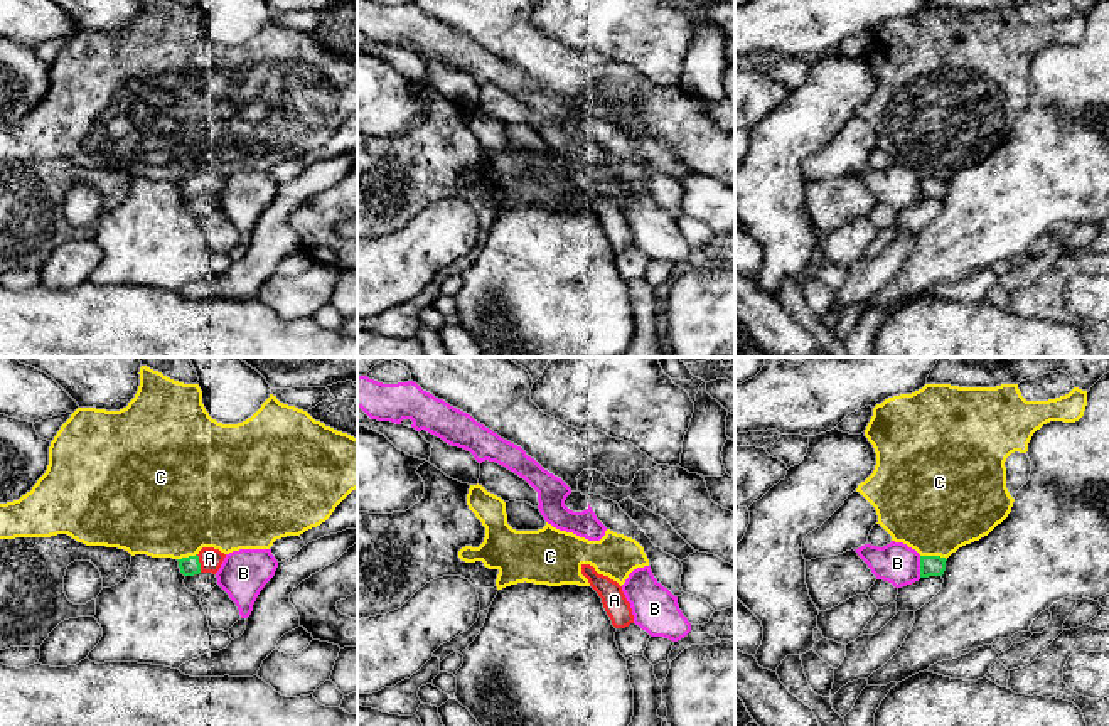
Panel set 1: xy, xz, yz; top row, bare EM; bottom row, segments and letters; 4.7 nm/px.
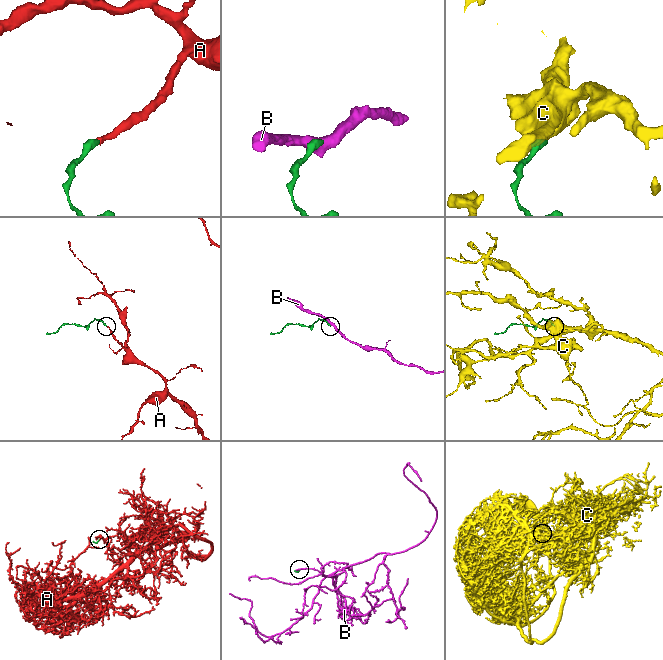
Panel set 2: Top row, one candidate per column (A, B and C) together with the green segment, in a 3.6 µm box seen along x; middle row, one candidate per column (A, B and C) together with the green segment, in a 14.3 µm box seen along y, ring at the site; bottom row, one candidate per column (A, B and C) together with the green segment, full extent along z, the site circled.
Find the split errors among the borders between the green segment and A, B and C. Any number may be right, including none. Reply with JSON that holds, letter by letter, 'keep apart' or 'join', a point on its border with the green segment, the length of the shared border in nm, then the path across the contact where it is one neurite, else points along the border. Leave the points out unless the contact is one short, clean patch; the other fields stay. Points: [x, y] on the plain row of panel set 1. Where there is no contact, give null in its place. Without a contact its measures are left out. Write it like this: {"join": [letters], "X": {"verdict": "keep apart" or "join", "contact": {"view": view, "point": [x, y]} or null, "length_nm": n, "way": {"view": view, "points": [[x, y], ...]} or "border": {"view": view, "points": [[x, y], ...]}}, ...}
{"join": ["A"], "A": {"verdict": "join", "contact": {"view": "xy", "point": [199, 186]}, "length_nm": 90}, "B": {"verdict": "keep apart", "contact": {"view": "yz", "point": [921, 189]}, "length_nm": 100, "border": {"view": "yz", "points": [[919, 179], [921, 199]]}}, "C": {"verdict": "keep apart", "contact": {"view": "yz", "point": [934, 179]}, "length_nm": 130, "border": {"view": "yz", "points": [[921, 177], [939, 177], [946, 182]]}}}

